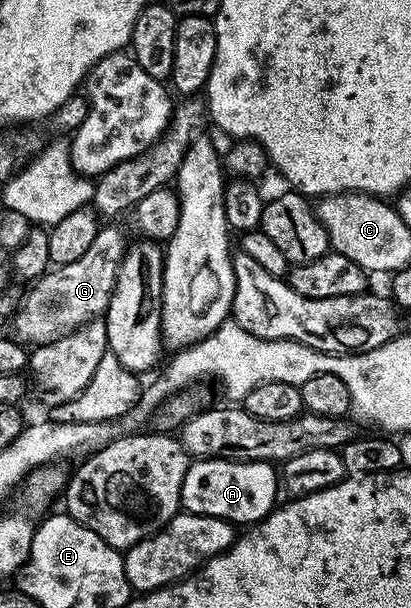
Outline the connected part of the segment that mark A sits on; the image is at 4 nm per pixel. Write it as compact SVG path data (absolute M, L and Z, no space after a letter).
M197 458L190 463L187 478L183 478L181 506L187 512L223 518L237 526L252 526L273 511L278 503L277 492L279 472L267 462Z

